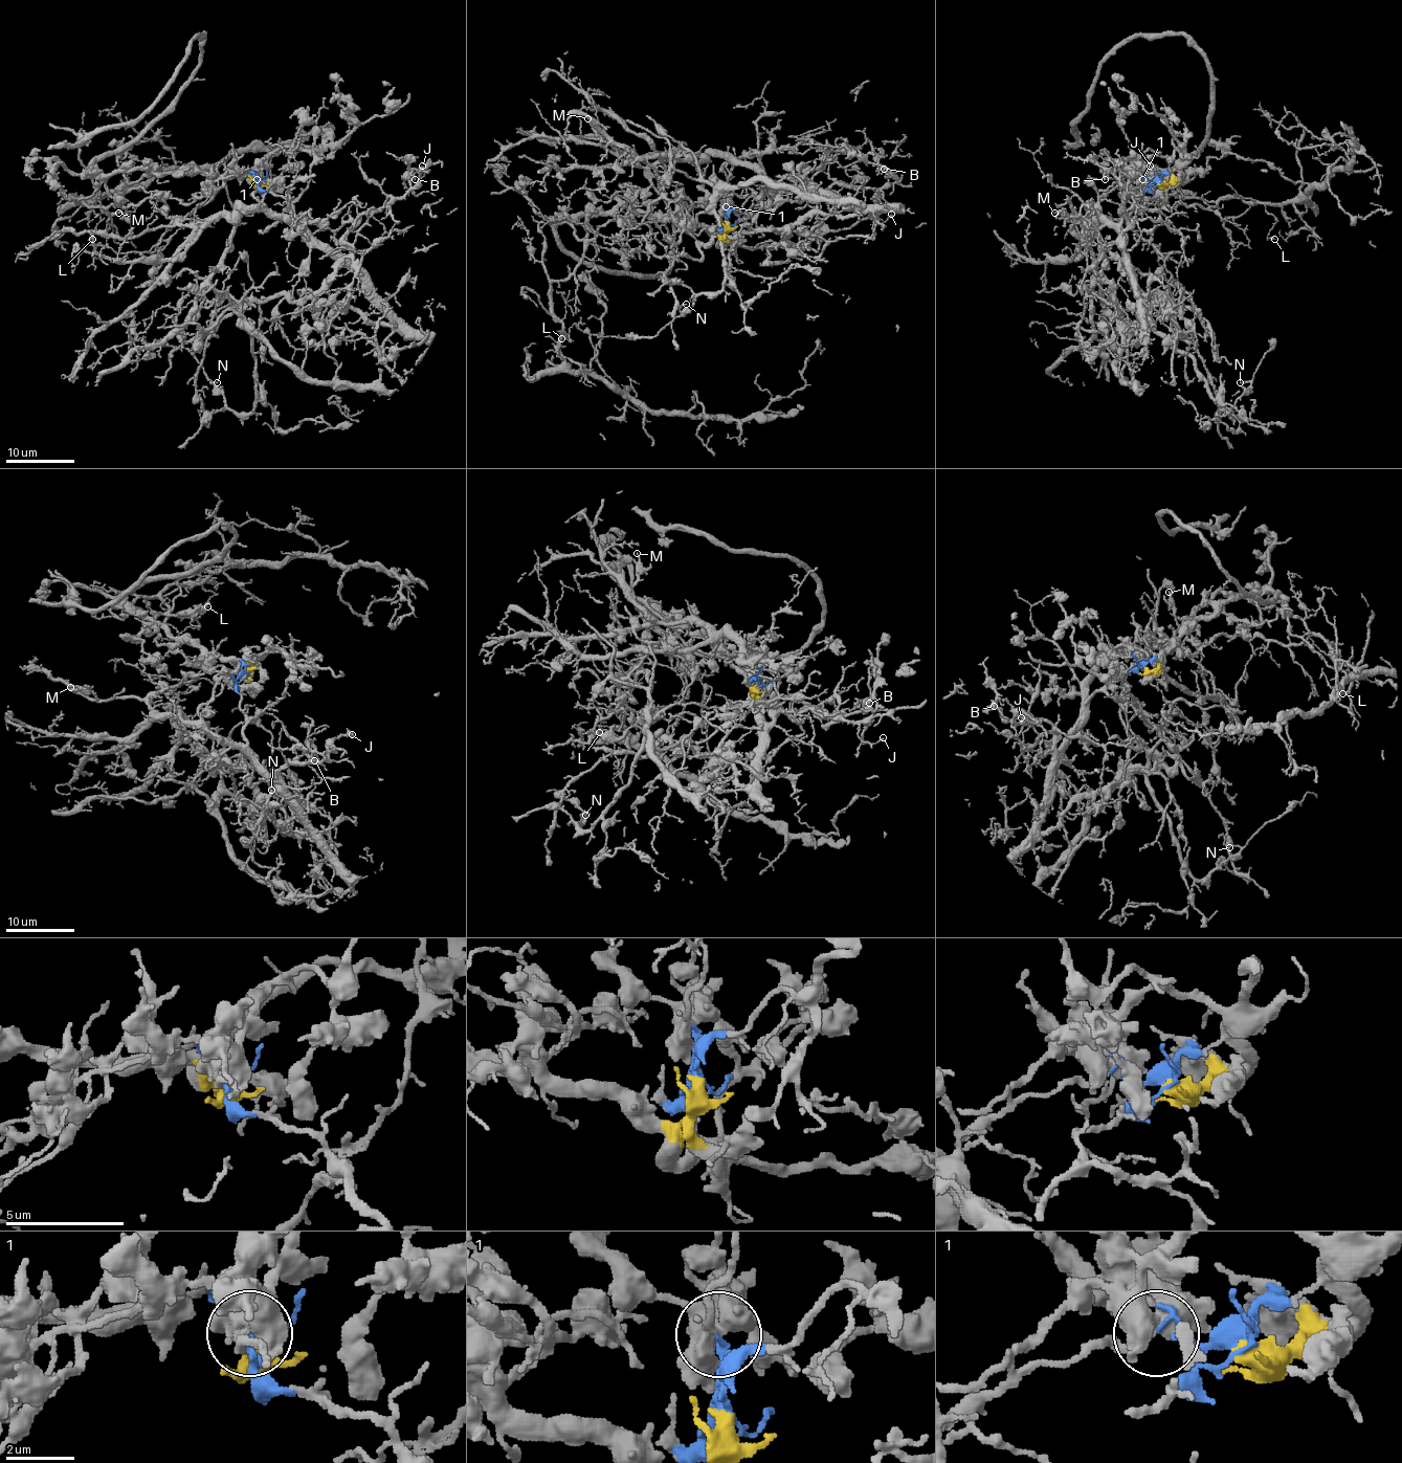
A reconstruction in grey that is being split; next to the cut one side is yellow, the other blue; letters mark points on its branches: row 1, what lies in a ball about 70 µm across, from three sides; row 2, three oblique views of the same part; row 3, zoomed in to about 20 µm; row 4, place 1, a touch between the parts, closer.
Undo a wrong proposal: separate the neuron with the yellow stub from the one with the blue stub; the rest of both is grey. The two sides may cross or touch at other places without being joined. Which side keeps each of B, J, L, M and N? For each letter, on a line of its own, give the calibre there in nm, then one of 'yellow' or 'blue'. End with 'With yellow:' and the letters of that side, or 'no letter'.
B: 140 nm thick; blue
J: 130 nm thick; blue
L: 110 nm thick; yellow
M: 140 nm thick; blue
N: 120 nm thick; blue
With yellow: L

